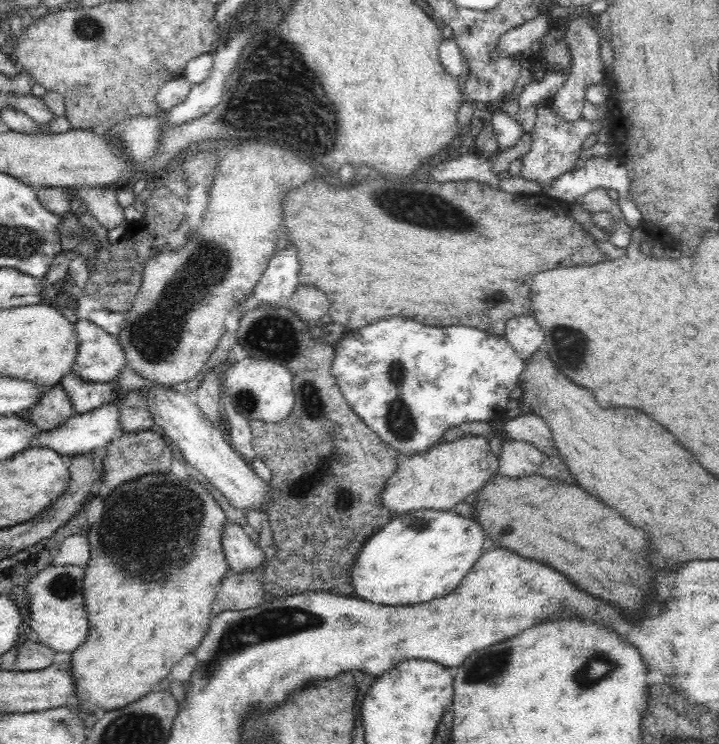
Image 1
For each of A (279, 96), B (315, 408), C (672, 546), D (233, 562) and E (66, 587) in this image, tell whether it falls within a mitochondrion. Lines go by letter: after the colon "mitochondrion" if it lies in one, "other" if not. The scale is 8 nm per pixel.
A: mitochondrion
B: mitochondrion
C: other
D: other
E: mitochondrion

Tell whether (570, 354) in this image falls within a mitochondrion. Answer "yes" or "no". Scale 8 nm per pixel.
yes

